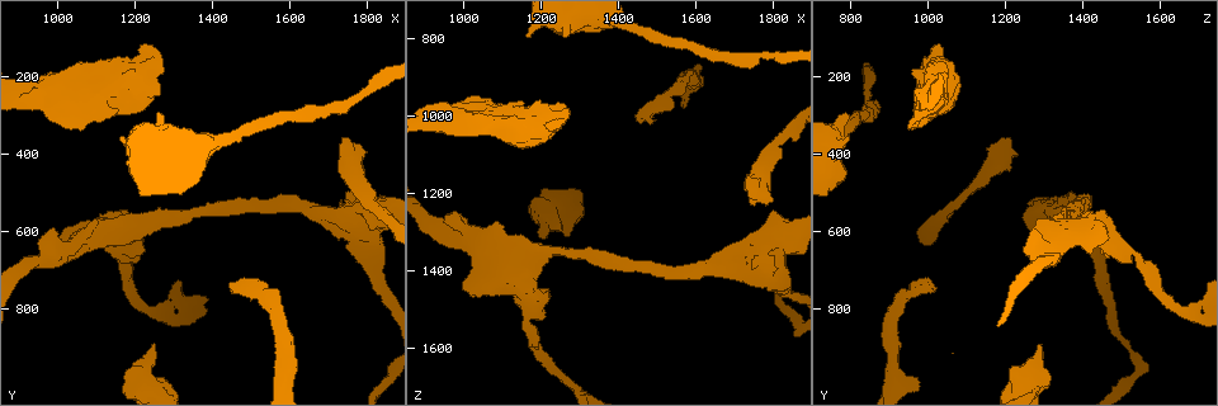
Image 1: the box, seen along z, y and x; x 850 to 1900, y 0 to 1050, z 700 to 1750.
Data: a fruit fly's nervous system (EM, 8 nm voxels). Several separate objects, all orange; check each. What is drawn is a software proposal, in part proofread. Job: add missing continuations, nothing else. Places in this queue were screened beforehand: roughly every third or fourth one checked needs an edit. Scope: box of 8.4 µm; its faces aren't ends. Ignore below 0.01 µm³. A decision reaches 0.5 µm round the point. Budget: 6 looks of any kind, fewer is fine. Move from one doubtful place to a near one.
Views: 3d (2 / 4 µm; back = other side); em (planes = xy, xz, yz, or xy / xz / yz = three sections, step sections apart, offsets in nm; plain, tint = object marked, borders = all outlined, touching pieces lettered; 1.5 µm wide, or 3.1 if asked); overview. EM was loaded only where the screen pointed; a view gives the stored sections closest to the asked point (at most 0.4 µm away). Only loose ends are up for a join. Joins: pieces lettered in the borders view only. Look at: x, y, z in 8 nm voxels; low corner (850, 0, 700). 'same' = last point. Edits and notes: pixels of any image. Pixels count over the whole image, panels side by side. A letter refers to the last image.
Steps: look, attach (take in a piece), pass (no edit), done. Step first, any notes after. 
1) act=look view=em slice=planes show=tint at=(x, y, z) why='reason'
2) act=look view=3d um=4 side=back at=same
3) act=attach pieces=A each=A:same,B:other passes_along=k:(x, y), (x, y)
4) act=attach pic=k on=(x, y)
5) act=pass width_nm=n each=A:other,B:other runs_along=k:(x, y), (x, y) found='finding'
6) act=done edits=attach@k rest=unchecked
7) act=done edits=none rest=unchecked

act=look view=3d um=2 at=(1755, 360, 1220) why='thick end'

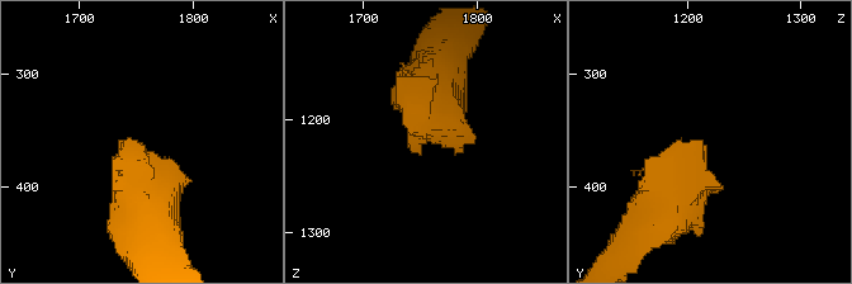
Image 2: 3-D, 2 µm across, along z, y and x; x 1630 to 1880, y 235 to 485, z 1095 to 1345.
act=look view=em slice=planes show=borders at=(1752, 362, 1220)

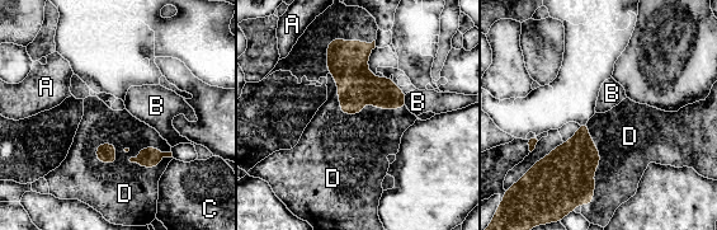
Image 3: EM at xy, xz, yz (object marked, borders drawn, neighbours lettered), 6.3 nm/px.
act=attach pieces=D each=A:other,B:other,C:other,D:same passes_along=3:(355, 85), (357, 113), (347, 151) found='it goes on there'

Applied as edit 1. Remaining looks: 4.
act=look view=em slice=xz step=4 show=tint at=(955, 620, 1270) why='thick end'

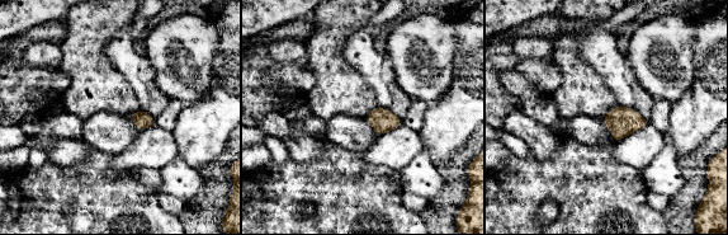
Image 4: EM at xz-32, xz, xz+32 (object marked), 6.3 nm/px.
act=look view=em slice=planes show=borders at=same

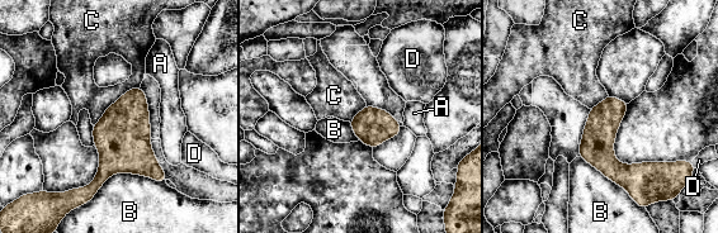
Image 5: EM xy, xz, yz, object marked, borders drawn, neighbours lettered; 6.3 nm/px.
act=pass each=A:other,B:other,C:other,D:other border=5:(140, 85), (113, 101), (93, 125) found='no lettered piece goes on from it'

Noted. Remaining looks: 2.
act=look view=em slice=xy step=4 show=tint at=(1265, 300, 790) why='stops while still wide'

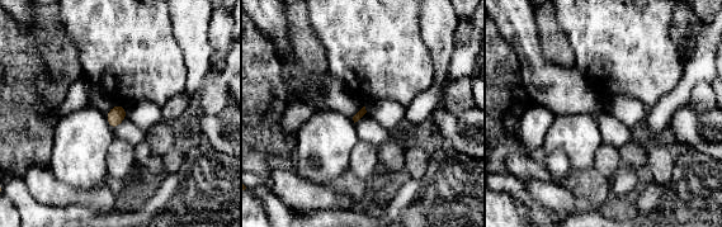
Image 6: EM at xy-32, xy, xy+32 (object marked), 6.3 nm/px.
act=look view=em slice=planes show=borders at=same why='cut it another way'

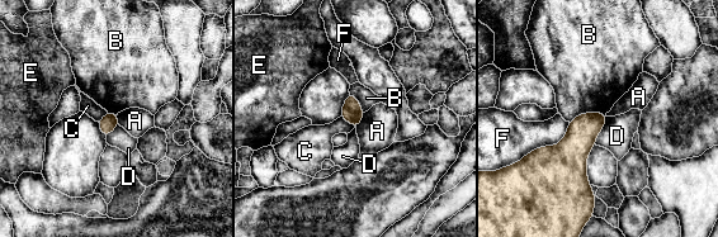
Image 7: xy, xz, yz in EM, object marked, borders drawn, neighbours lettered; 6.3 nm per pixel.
act=pass each=A:other,B:other,C:other,D:other,E:other,F:other border=7:(605, 113), (582, 112), (568, 122) found='none of them fits'

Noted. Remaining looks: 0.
act=done edits=attach@3 rest=unchecked

